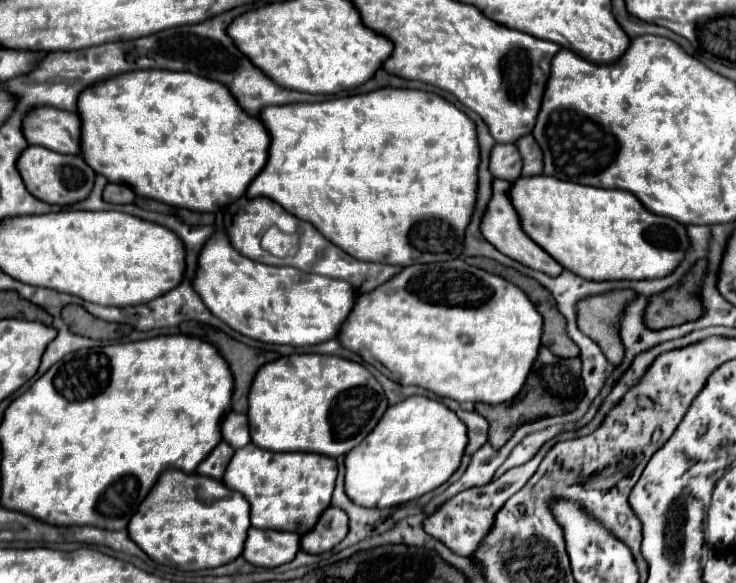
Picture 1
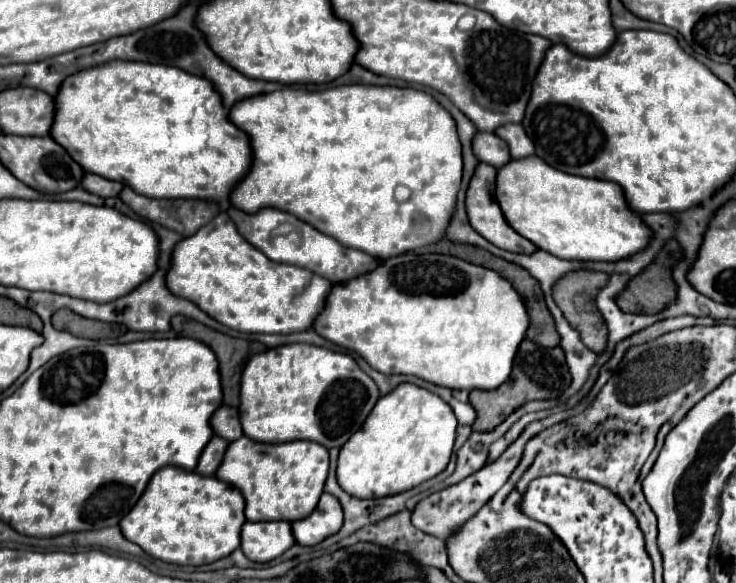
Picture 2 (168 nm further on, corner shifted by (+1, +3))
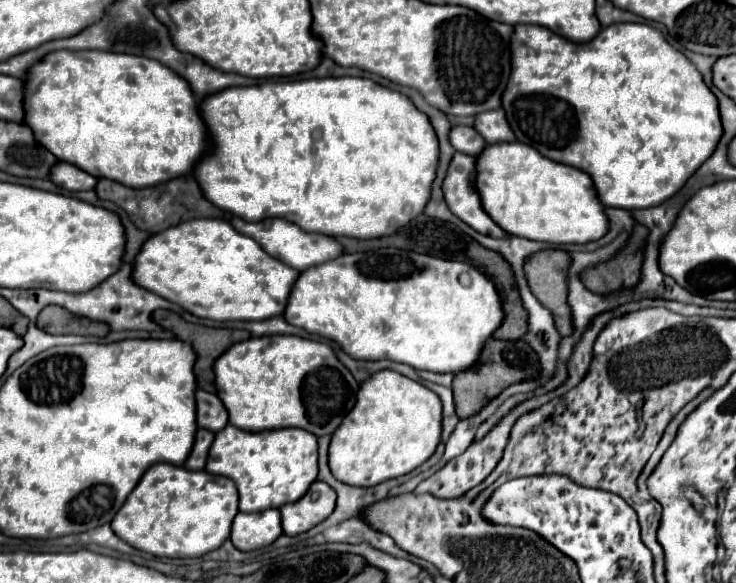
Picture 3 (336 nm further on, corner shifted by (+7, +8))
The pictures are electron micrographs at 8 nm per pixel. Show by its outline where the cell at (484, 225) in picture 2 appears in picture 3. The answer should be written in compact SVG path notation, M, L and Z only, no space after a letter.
M454 153L442 181L442 193L448 209L478 233L488 233L490 237L506 237L508 233L502 231L482 209L474 185L474 175L474 157L468 157L466 153Z

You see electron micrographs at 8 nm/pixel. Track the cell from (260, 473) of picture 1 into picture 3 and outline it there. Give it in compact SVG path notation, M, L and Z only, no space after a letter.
M226 425L216 433L210 447L206 471L230 477L240 493L240 511L256 513L298 501L316 481L318 445L316 437L304 429L288 427L274 431L244 431Z

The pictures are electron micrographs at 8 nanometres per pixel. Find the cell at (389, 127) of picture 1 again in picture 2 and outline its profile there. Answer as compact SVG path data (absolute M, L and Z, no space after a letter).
M336 86L322 92L302 92L302 90L276 90L274 94L262 94L262 98L246 98L246 102L238 102L234 110L230 110L230 120L236 122L236 126L244 128L252 136L254 146L254 164L250 166L250 172L238 184L238 190L230 194L232 206L238 206L240 210L246 210L252 214L254 210L260 210L262 206L274 206L280 210L286 210L304 222L310 222L316 230L322 230L324 234L330 234L344 246L354 246L356 250L362 250L374 258L388 260L398 254L440 242L446 236L446 228L456 212L456 200L460 192L462 182L462 146L458 140L456 122L450 116L446 108L442 108L432 94L414 90L414 88L398 88L398 86Z

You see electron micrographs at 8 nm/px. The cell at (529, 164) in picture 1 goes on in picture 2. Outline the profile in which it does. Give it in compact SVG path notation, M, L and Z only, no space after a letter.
M508 124L508 126L500 126L496 130L496 134L510 146L510 154L514 160L520 158L528 158L530 154L534 154L534 144L530 142L528 134L524 132L524 128L520 124Z

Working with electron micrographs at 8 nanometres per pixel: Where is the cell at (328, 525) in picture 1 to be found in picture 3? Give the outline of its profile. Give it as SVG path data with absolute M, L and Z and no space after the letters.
M314 481L312 487L306 491L306 495L300 497L300 501L280 507L284 533L300 535L312 529L334 511L334 501L336 491L322 481Z

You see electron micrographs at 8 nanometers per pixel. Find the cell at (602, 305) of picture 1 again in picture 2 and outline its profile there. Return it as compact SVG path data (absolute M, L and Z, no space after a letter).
M578 270L578 272L570 272L564 278L558 280L558 286L554 286L554 300L558 302L560 310L564 312L566 320L570 322L570 326L574 326L580 336L582 342L594 350L596 354L602 354L606 350L606 338L608 338L608 328L606 322L602 318L602 314L596 308L596 294L608 284L608 274L602 272L588 272L588 270Z

